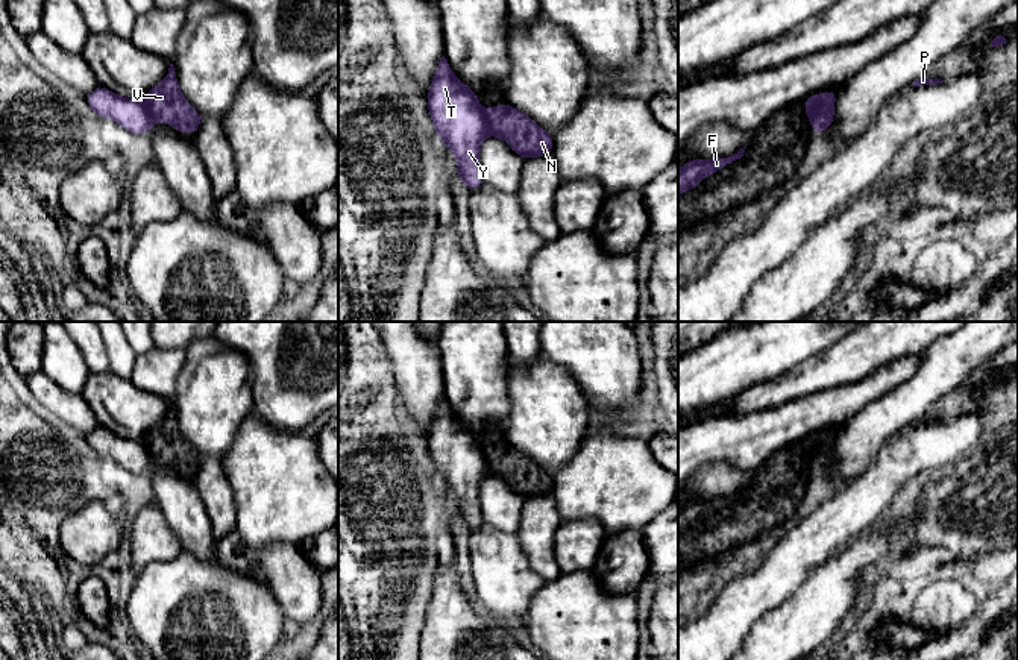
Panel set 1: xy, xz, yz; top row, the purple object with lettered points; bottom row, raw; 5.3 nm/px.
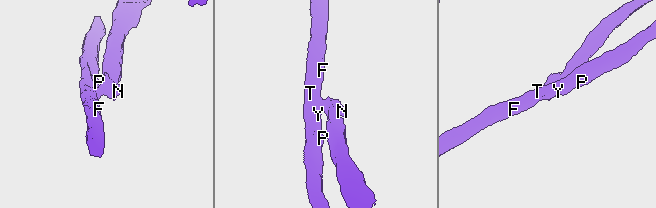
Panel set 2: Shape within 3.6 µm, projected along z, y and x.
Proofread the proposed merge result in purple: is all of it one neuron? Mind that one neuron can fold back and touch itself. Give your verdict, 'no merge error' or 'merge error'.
merge error

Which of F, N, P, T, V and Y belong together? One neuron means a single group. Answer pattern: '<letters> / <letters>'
F P T Y / N V

